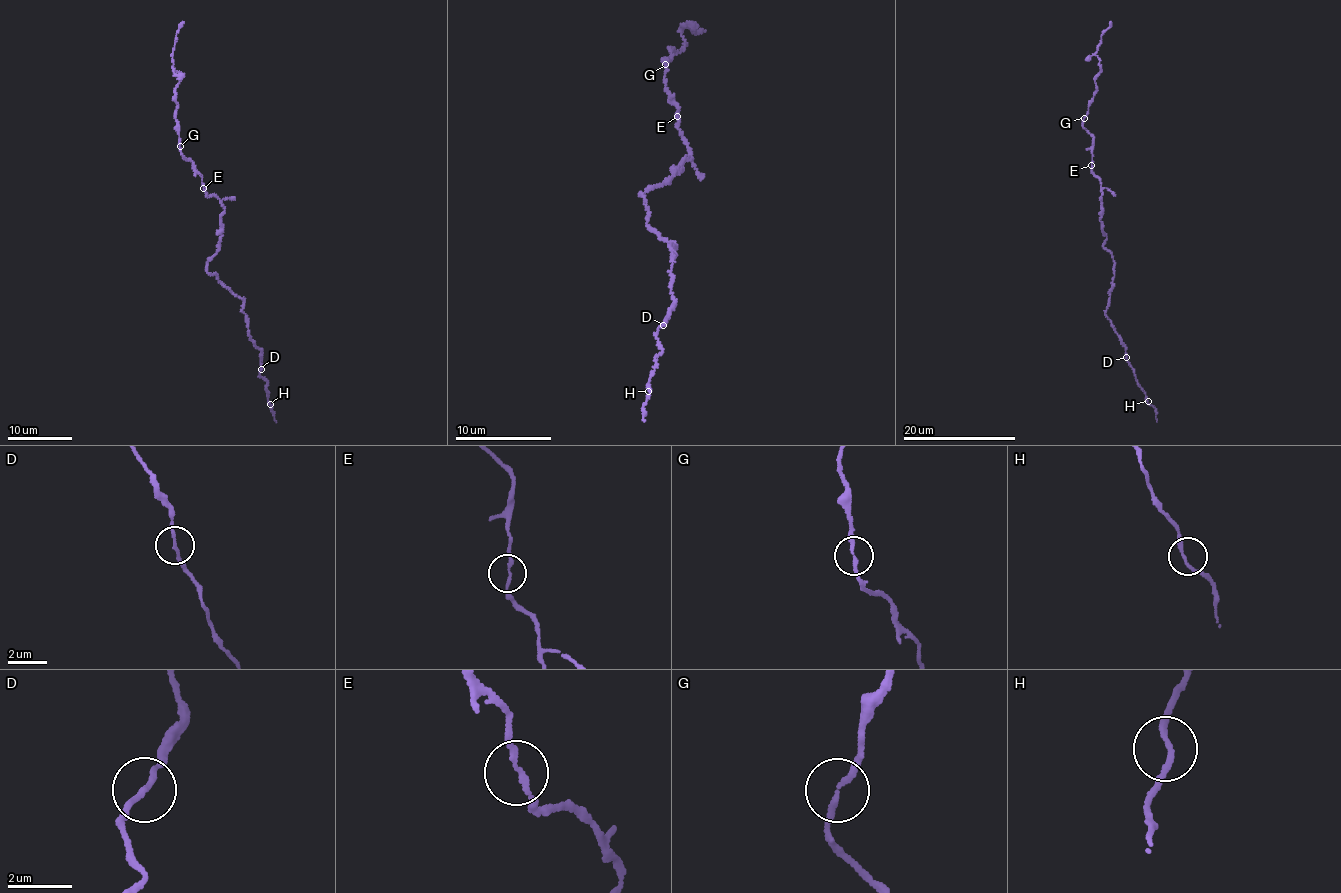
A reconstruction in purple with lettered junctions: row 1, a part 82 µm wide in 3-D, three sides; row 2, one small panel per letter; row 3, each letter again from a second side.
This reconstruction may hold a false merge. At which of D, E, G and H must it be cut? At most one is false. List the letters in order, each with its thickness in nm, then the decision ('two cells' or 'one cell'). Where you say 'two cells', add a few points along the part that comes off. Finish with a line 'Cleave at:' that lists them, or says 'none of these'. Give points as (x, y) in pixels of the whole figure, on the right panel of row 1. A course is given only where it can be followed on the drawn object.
D: 150 nm | one cell
E: 160 nm | one cell
G: 170 nm | one cell
H: 170 nm | one cell
Cleave at: none of these

